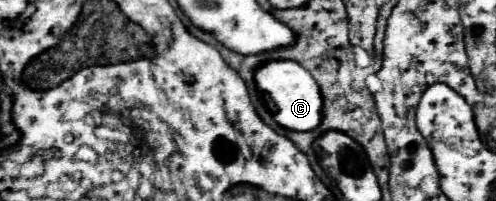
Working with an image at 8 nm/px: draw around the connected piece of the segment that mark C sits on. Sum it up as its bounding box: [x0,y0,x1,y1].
[254,61,322,131]

